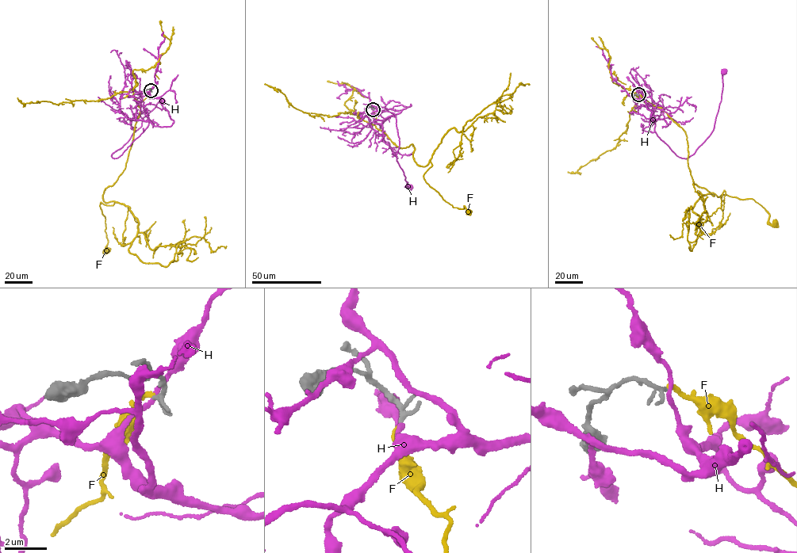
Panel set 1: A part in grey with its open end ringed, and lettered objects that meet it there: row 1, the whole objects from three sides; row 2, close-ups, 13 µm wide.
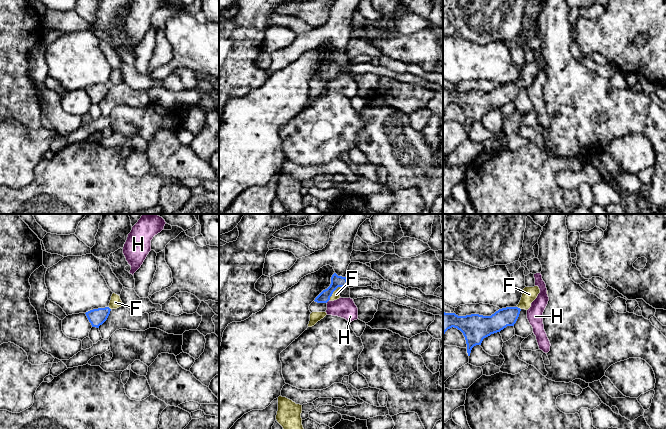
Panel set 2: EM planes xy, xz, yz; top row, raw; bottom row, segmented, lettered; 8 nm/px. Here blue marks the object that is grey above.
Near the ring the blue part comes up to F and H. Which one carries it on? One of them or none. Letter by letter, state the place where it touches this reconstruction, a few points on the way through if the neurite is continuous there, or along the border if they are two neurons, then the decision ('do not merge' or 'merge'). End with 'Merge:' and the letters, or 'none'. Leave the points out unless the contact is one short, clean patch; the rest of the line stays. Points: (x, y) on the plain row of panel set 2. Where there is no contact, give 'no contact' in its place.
F: meets blue in xz at (335, 65); runs through xz (337, 57), (335, 65), (336, 70); merge
H: meets blue in xz at (327, 77); border along xz (328, 76), (326, 78); do not merge
Merge: F

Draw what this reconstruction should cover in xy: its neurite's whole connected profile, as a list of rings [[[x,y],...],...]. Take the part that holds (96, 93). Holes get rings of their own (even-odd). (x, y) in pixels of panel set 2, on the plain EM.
[[[109,83],[93,85],[86,88],[86,92],[92,103],[99,104],[108,94],[111,85]]]

